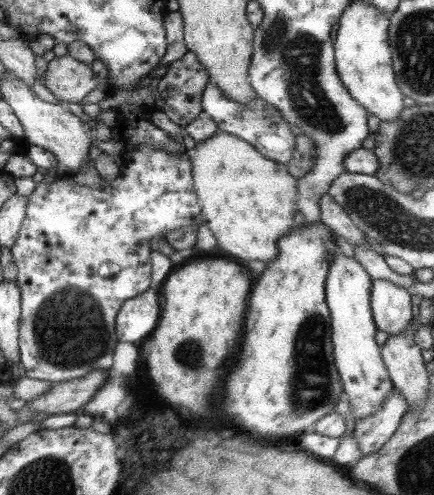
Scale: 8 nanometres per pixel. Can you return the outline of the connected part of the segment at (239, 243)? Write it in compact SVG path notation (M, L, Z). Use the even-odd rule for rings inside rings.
M220 131L205 142L195 143L192 149L191 170L193 190L201 207L200 222L212 232L216 245L245 263L249 260L273 262L278 253L277 240L294 228L293 216L298 210L296 173L283 164L267 160L241 139Z

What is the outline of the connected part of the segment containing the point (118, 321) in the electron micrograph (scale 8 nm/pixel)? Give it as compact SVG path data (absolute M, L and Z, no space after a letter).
M147 289L139 296L131 297L123 301L121 308L117 311L114 320L115 335L118 342L137 342L143 336L150 336L150 333L155 328L159 318L159 311L161 307L161 298L159 292Z

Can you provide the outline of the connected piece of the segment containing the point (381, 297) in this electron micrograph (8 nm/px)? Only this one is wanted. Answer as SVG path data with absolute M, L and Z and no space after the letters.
M371 279L369 306L377 331L401 334L412 317L410 294L388 280Z

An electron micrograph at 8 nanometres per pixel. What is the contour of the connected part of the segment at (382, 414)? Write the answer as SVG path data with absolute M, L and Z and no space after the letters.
M395 387L383 398L383 404L367 417L361 417L354 422L353 436L359 443L361 456L377 452L378 448L391 436L405 414L405 400L399 396Z

